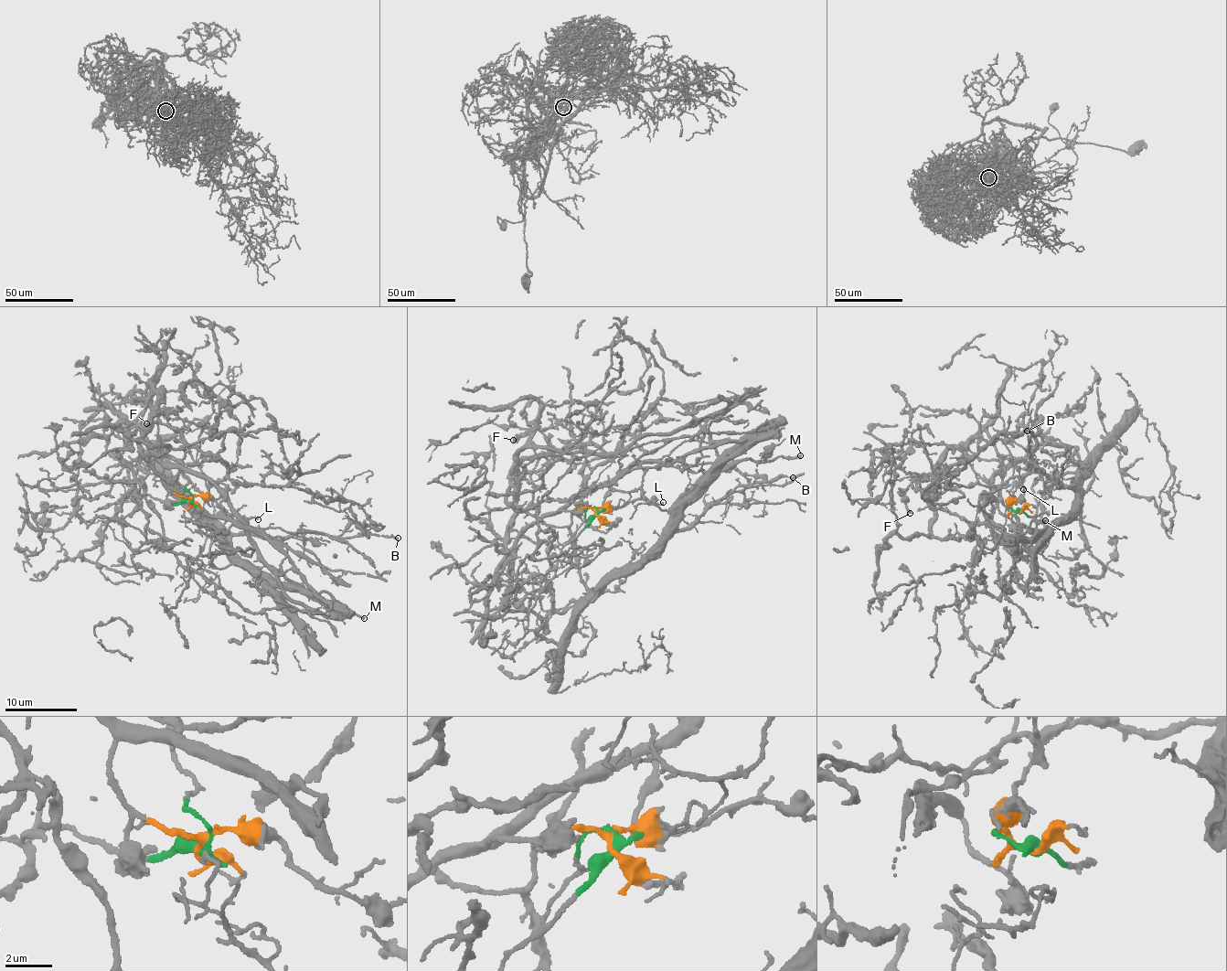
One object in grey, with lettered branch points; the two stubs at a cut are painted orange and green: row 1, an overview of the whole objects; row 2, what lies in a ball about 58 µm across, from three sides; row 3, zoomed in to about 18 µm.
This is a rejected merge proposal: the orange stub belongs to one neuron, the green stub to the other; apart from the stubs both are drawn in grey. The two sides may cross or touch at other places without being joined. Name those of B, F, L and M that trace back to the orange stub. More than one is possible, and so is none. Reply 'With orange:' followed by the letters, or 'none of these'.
With orange: L, M

